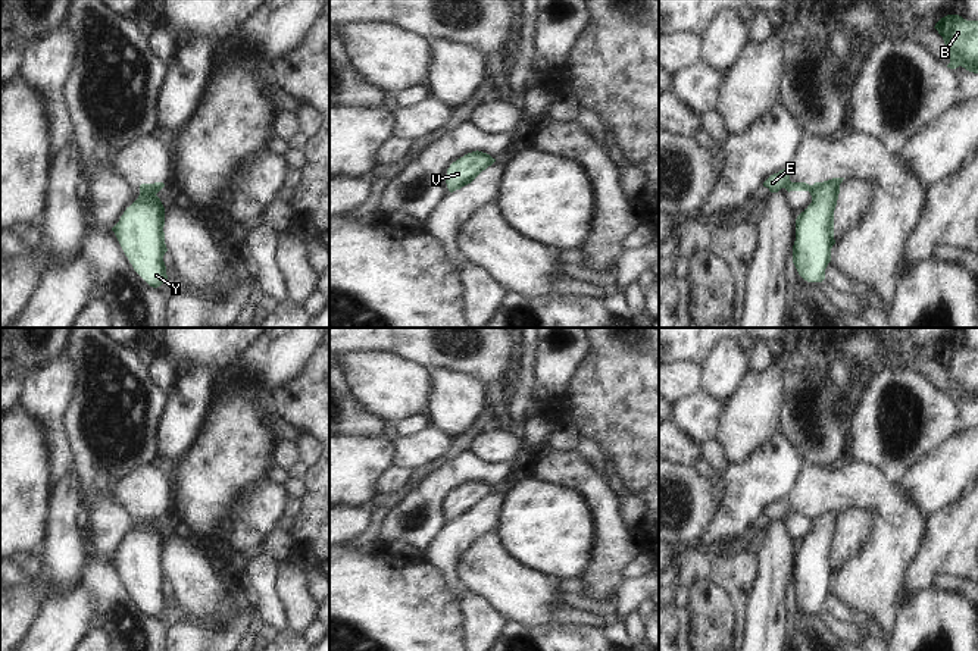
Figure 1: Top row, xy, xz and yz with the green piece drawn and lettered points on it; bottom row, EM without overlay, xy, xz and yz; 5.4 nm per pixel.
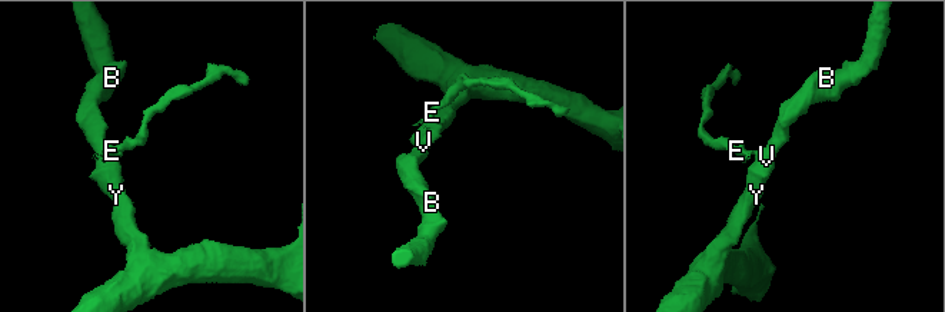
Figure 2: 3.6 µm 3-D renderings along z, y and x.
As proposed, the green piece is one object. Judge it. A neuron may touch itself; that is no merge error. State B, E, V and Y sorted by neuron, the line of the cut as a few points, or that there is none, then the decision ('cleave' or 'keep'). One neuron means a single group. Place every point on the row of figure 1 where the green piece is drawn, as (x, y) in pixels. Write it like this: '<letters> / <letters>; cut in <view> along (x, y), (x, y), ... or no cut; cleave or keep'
B V Y / E; cut in yz along (814, 185), (812, 197); cleave

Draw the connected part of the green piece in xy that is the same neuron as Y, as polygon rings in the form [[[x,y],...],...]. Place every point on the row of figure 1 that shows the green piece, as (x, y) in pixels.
[[[141,184],[138,198],[126,207],[112,228],[134,270],[153,288],[166,279],[163,256],[165,207],[151,190],[153,184]]]

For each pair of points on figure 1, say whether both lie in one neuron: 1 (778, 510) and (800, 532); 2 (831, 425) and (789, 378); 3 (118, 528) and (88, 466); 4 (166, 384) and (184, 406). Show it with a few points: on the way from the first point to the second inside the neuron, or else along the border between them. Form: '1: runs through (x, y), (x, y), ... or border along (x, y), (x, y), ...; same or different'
1: runs through (784, 516), (794, 526); same
2: runs through (821, 407), (819, 387), (806, 384); same
3: runs through (108, 513), (100, 501), (99, 481); same
4: border along (174, 369), (175, 387), (169, 393); different

